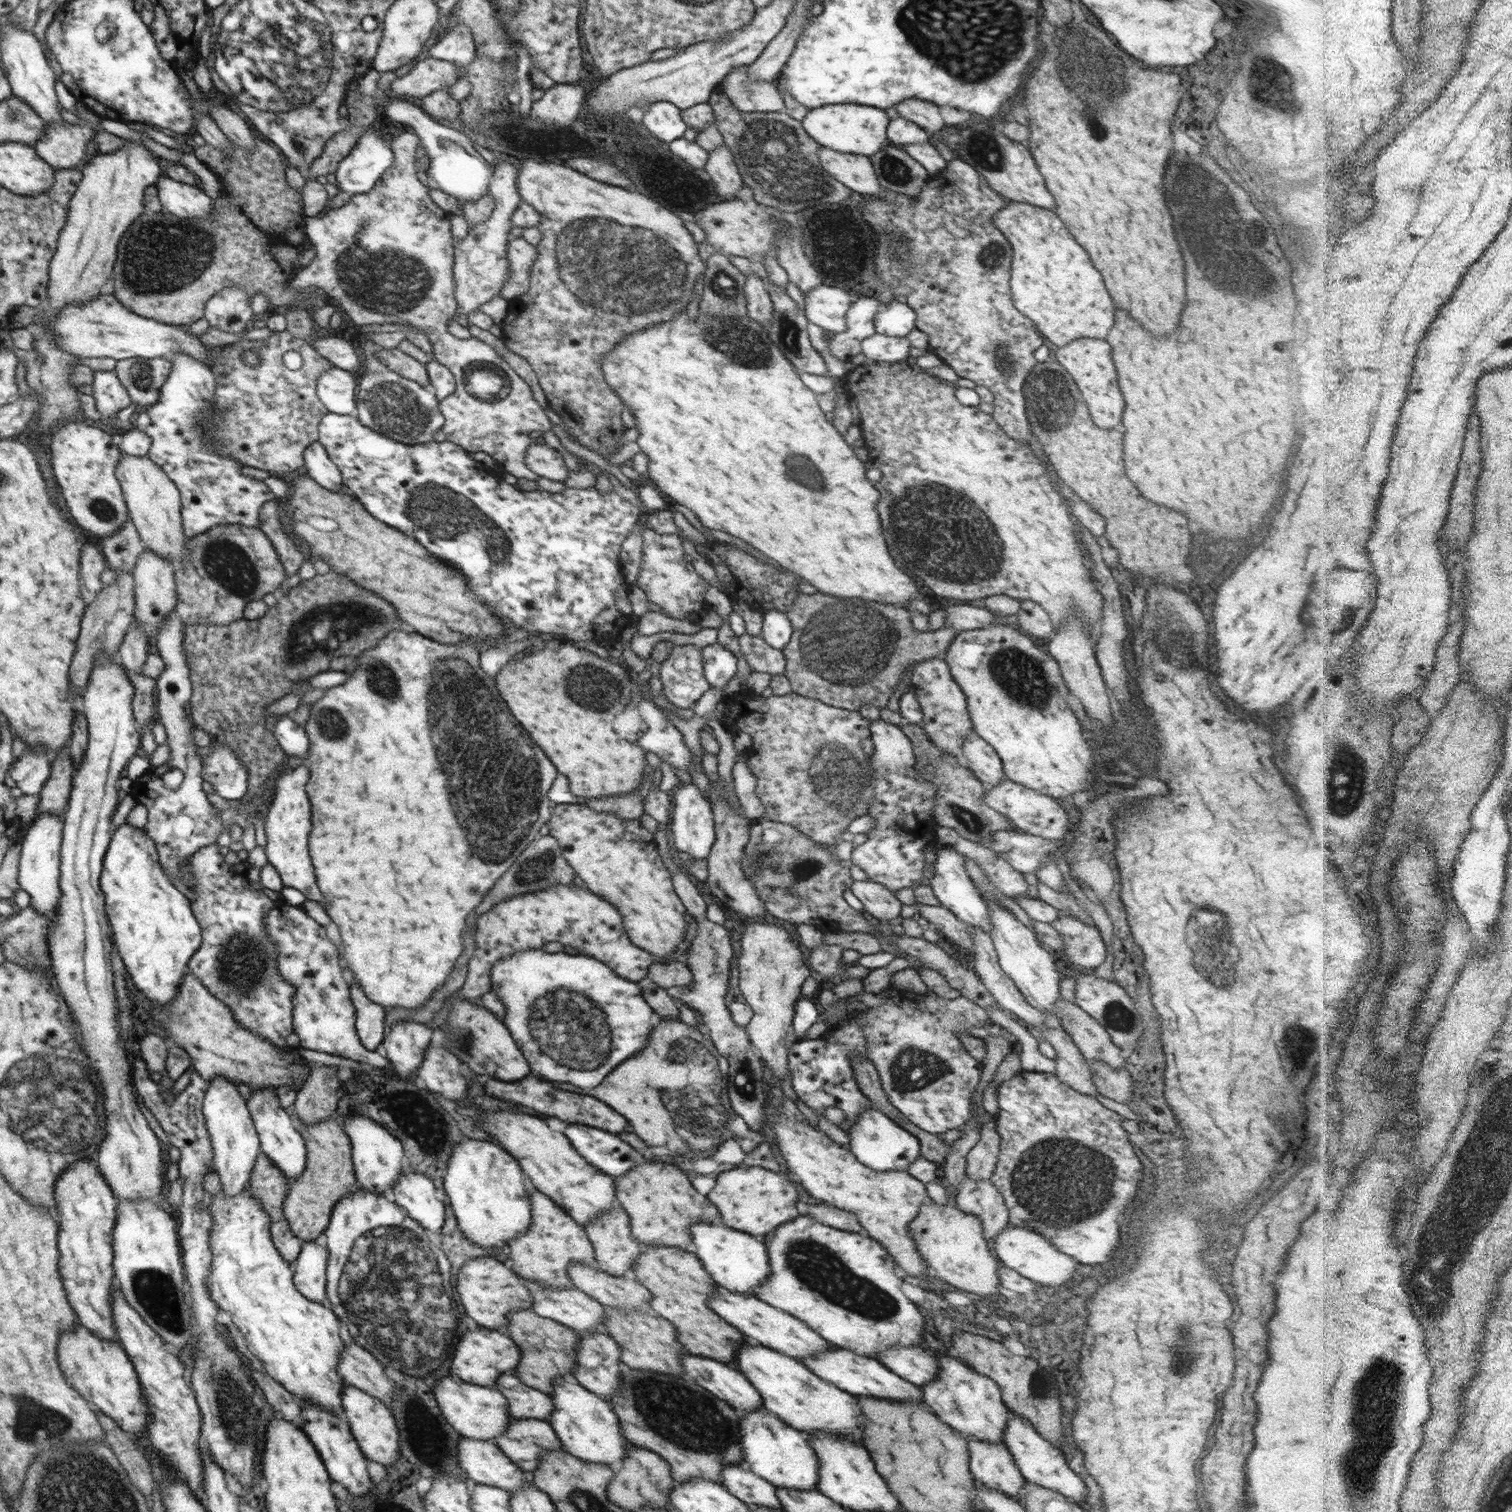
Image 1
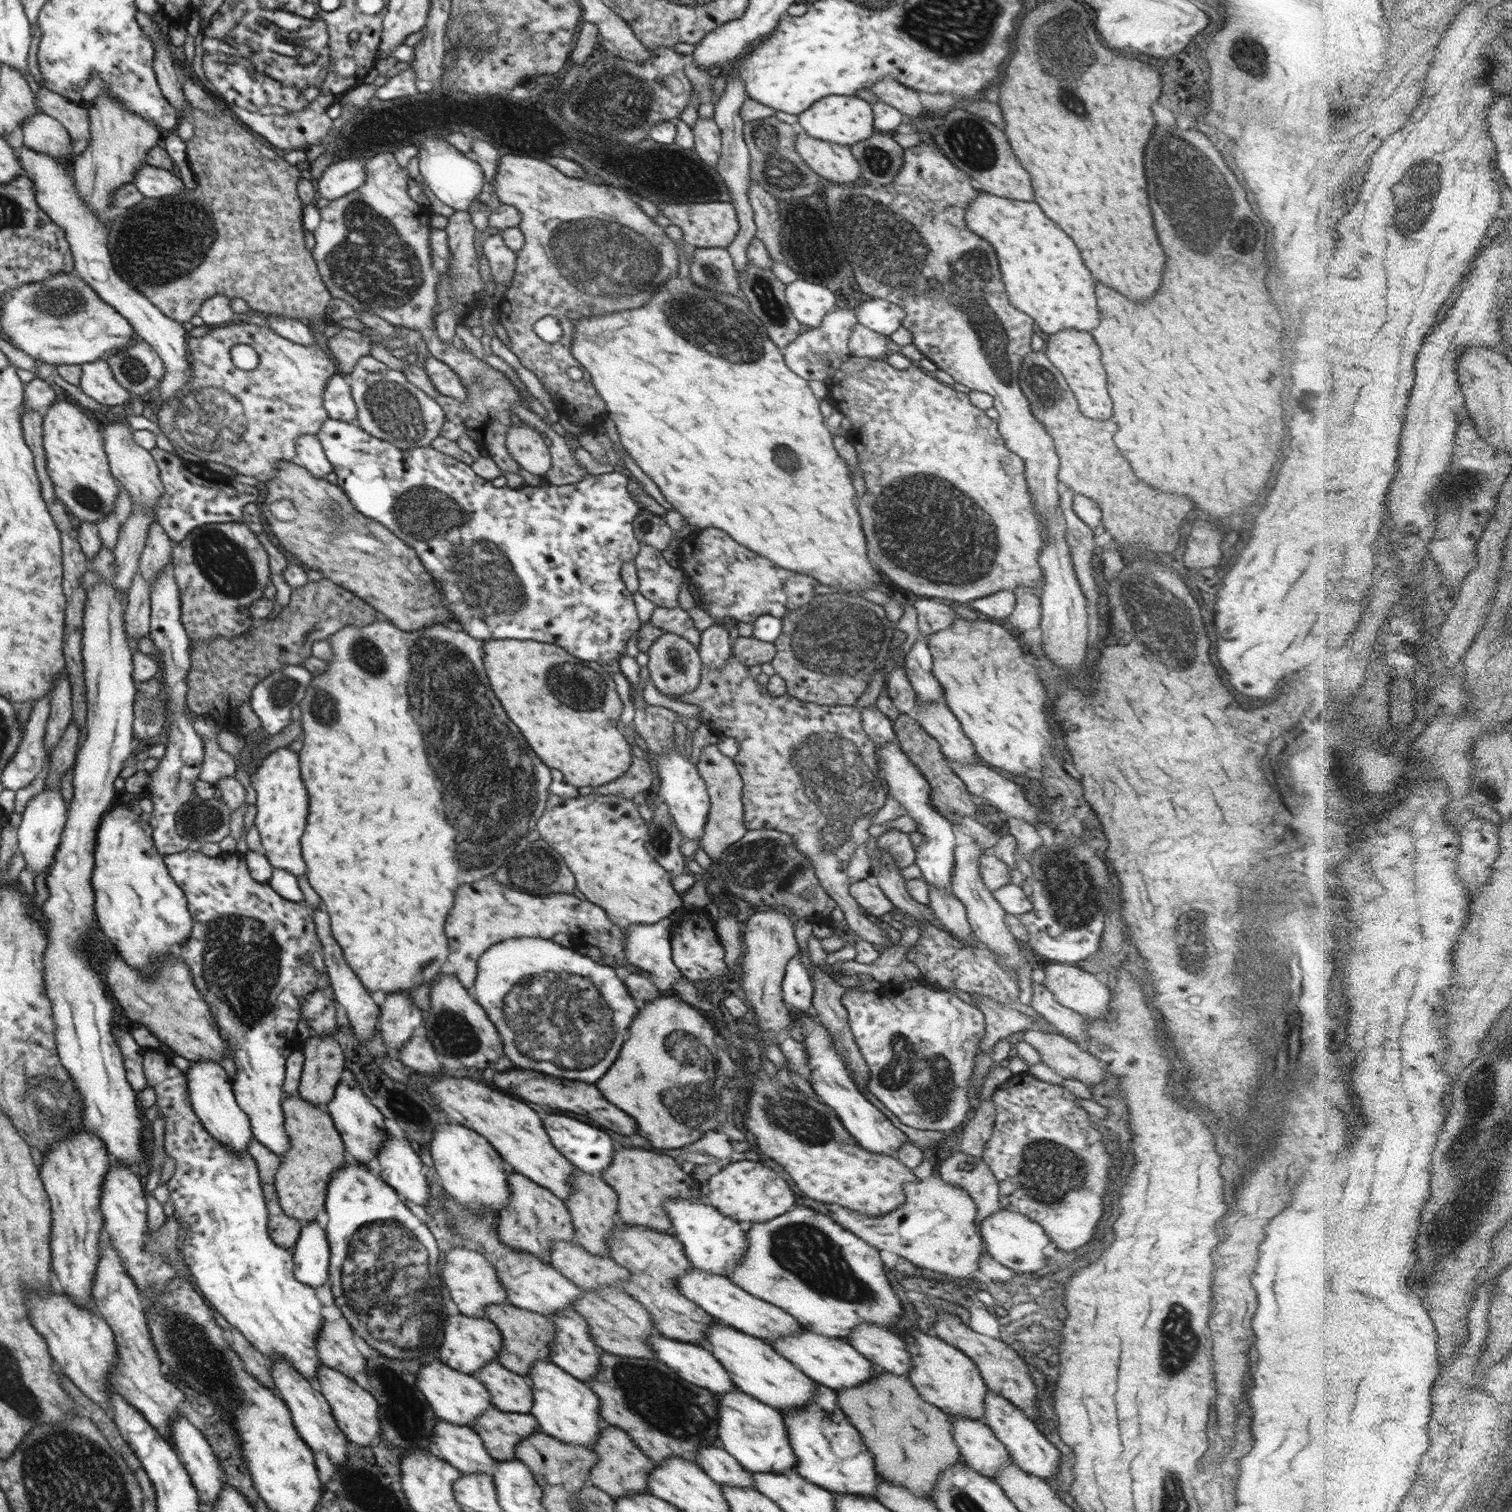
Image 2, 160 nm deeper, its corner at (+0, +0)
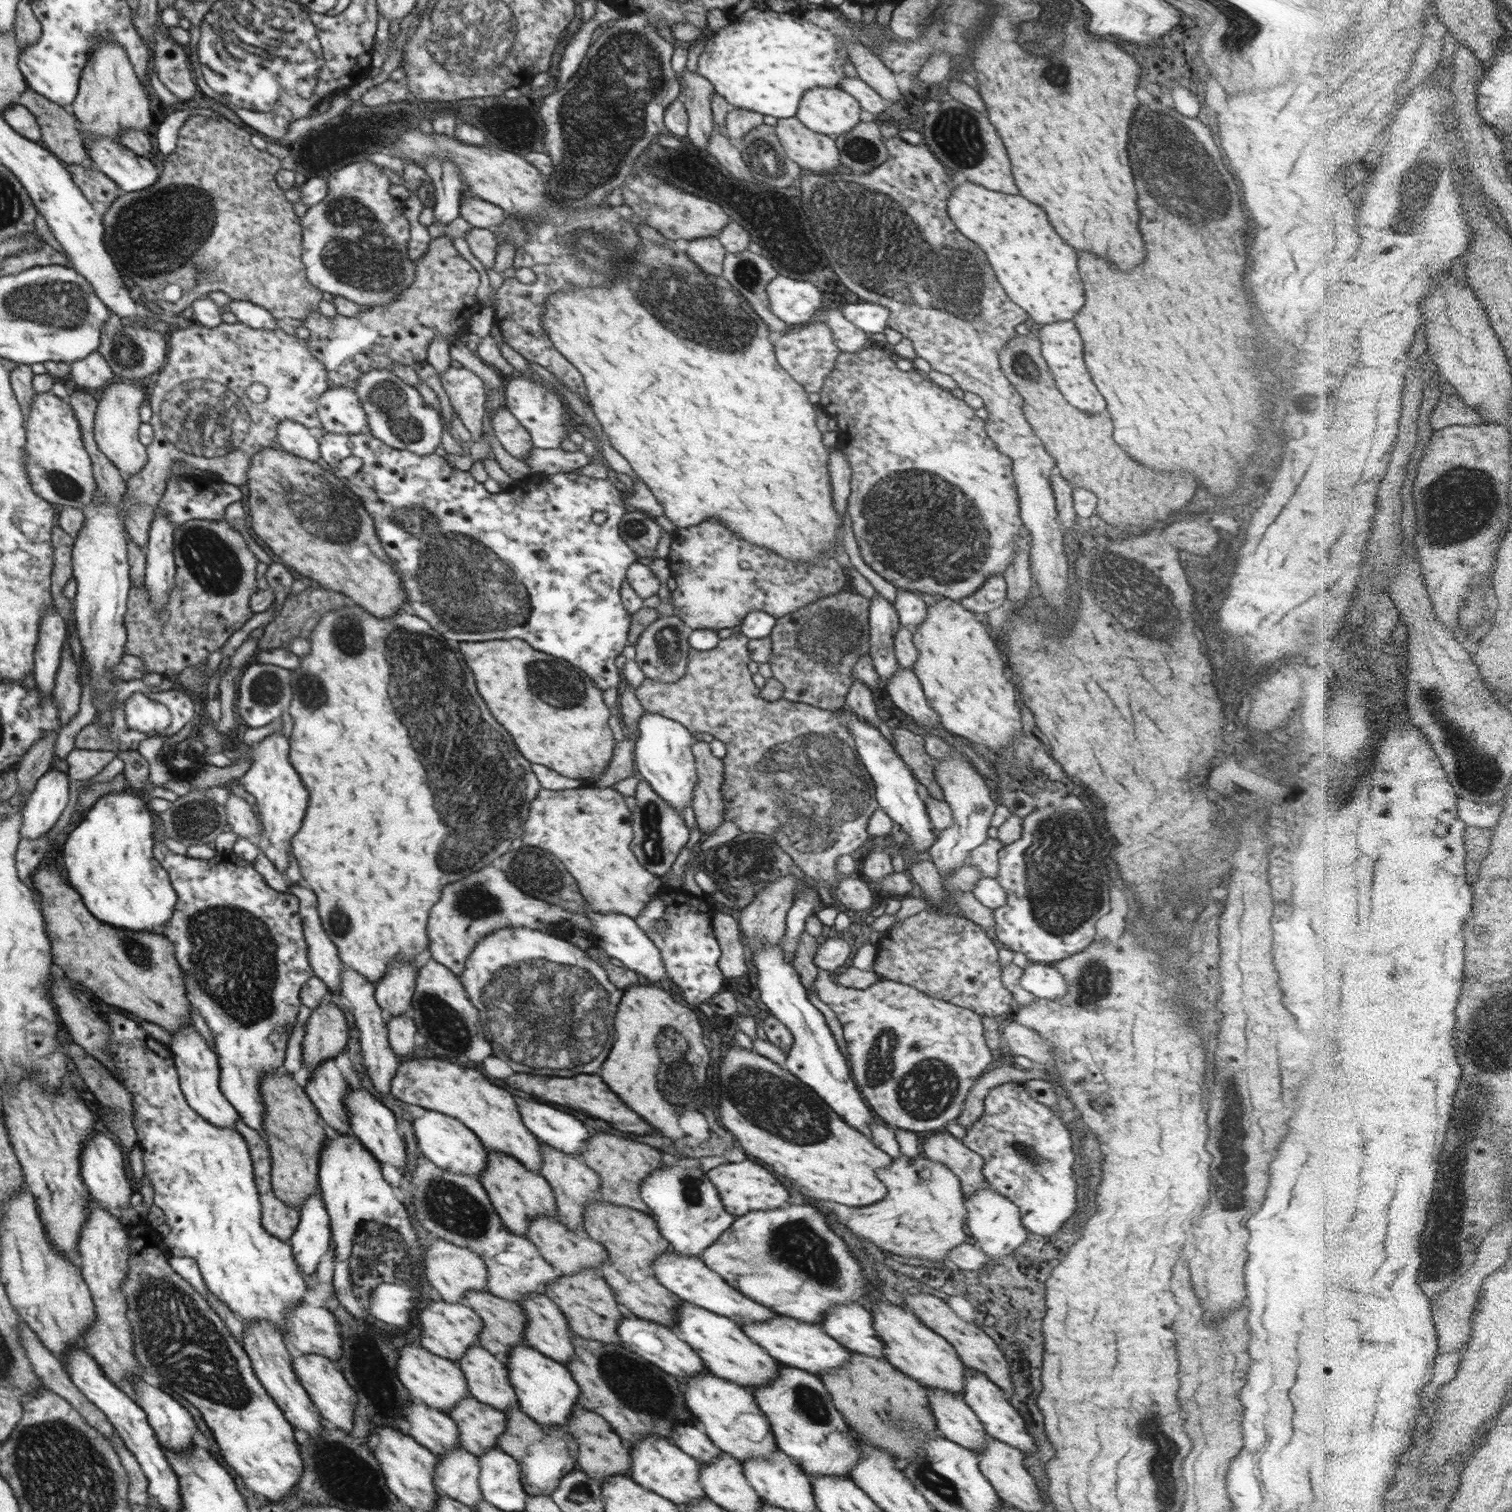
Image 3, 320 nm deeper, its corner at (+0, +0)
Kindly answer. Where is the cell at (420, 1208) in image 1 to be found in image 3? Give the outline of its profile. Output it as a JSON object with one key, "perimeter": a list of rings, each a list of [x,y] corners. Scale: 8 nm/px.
{"perimeter":[[[350,1087],[343,1098],[353,1134],[380,1162],[394,1165],[402,1174],[406,1168],[405,1138],[398,1132],[394,1113],[384,1106],[370,1091]]]}

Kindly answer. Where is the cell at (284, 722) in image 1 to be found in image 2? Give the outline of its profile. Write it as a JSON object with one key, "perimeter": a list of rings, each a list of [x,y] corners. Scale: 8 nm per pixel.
{"perimeter":[[[288,665],[271,672],[266,678],[255,684],[251,690],[249,703],[254,714],[260,719],[262,729],[270,735],[278,736],[282,729],[290,724],[292,708],[296,707],[305,697],[306,689],[309,687],[312,677],[312,674],[305,667]]]}

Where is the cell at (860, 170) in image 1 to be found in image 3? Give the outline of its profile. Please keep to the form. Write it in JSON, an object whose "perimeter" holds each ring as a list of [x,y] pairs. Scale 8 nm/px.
{"perimeter":[[[795,116],[778,119],[775,133],[787,157],[803,171],[830,173],[838,166],[842,168],[834,137],[811,131]]]}

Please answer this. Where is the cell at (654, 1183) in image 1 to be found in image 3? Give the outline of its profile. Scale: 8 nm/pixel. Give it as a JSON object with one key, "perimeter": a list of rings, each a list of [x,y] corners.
{"perimeter":[[[600,1130],[591,1134],[585,1147],[581,1150],[581,1158],[588,1167],[598,1173],[599,1192],[605,1203],[612,1206],[632,1208],[652,1217],[652,1212],[640,1196],[642,1181],[658,1167],[665,1165],[660,1158],[659,1150],[638,1141],[632,1141],[618,1135],[617,1132]]]}

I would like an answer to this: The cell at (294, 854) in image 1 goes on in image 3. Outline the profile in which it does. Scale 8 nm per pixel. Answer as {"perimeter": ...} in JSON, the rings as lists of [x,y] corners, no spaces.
{"perimeter":[[[274,732],[252,747],[252,762],[248,772],[236,775],[236,785],[240,785],[256,799],[258,817],[263,831],[260,833],[258,847],[274,864],[278,873],[289,868],[288,853],[291,853],[291,840],[302,826],[302,818],[308,806],[308,792],[300,782],[300,775],[289,760],[290,744],[281,732]]]}

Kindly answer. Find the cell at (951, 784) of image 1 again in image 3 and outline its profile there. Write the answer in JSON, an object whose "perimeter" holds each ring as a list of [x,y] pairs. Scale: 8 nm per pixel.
{"perimeter":[[[896,728],[891,731],[892,737],[894,737],[895,752],[912,769],[918,781],[926,786],[931,798],[946,802],[944,793],[942,793],[942,786],[935,779],[934,766],[936,764],[926,751],[926,741],[904,728]]]}

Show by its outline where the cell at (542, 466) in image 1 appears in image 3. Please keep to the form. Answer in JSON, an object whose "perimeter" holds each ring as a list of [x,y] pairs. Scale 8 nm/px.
{"perimeter":[[[500,407],[491,416],[491,428],[501,445],[513,457],[525,462],[533,446],[530,433],[506,408]]]}

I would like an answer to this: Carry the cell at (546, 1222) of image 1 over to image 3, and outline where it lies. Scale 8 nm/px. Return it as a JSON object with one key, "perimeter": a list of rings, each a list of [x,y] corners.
{"perimeter":[[[487,1150],[485,1171],[479,1176],[479,1181],[485,1188],[494,1210],[500,1216],[502,1224],[510,1232],[528,1239],[528,1227],[538,1216],[550,1216],[550,1218],[558,1221],[558,1209],[556,1209],[556,1201],[550,1183],[540,1173],[529,1171],[518,1159],[500,1151]]]}

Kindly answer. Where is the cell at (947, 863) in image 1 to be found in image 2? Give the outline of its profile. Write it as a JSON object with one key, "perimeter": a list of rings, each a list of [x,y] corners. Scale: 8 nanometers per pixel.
{"perimeter":[[[898,743],[884,744],[877,748],[875,754],[880,759],[880,772],[888,783],[888,797],[898,801],[906,815],[911,816],[917,824],[917,831],[922,834],[920,845],[915,847],[916,863],[922,871],[922,878],[930,885],[936,885],[941,889],[948,889],[951,892],[951,878],[954,874],[954,847],[956,839],[952,833],[953,824],[942,816],[935,806],[930,804],[930,785],[922,776],[922,773],[908,760],[906,754],[901,750]]]}

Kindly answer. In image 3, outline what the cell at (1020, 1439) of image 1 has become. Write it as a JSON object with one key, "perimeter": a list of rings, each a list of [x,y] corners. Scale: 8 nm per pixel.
{"perimeter":[[[970,1367],[965,1368],[964,1384],[963,1400],[976,1413],[990,1438],[1009,1444],[1024,1454],[1036,1452],[1037,1447],[1034,1445],[1034,1439],[1028,1434],[1024,1419],[1007,1401],[1006,1392],[993,1383],[983,1372],[975,1371]]]}

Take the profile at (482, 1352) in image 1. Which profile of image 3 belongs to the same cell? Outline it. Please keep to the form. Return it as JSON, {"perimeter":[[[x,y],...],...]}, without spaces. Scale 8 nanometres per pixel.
{"perimeter":[[[446,1301],[428,1302],[424,1308],[418,1310],[418,1324],[420,1324],[420,1344],[431,1354],[458,1362],[468,1354],[470,1346],[480,1345],[480,1331],[483,1327],[482,1319],[467,1304],[449,1303]]]}

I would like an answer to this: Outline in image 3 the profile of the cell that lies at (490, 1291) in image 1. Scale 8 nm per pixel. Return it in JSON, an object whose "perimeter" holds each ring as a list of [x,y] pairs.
{"perimeter":[[[430,1239],[432,1244],[426,1246],[423,1254],[424,1273],[430,1285],[438,1290],[444,1301],[464,1303],[465,1292],[487,1290],[488,1272],[486,1264],[478,1254],[443,1240]]]}

